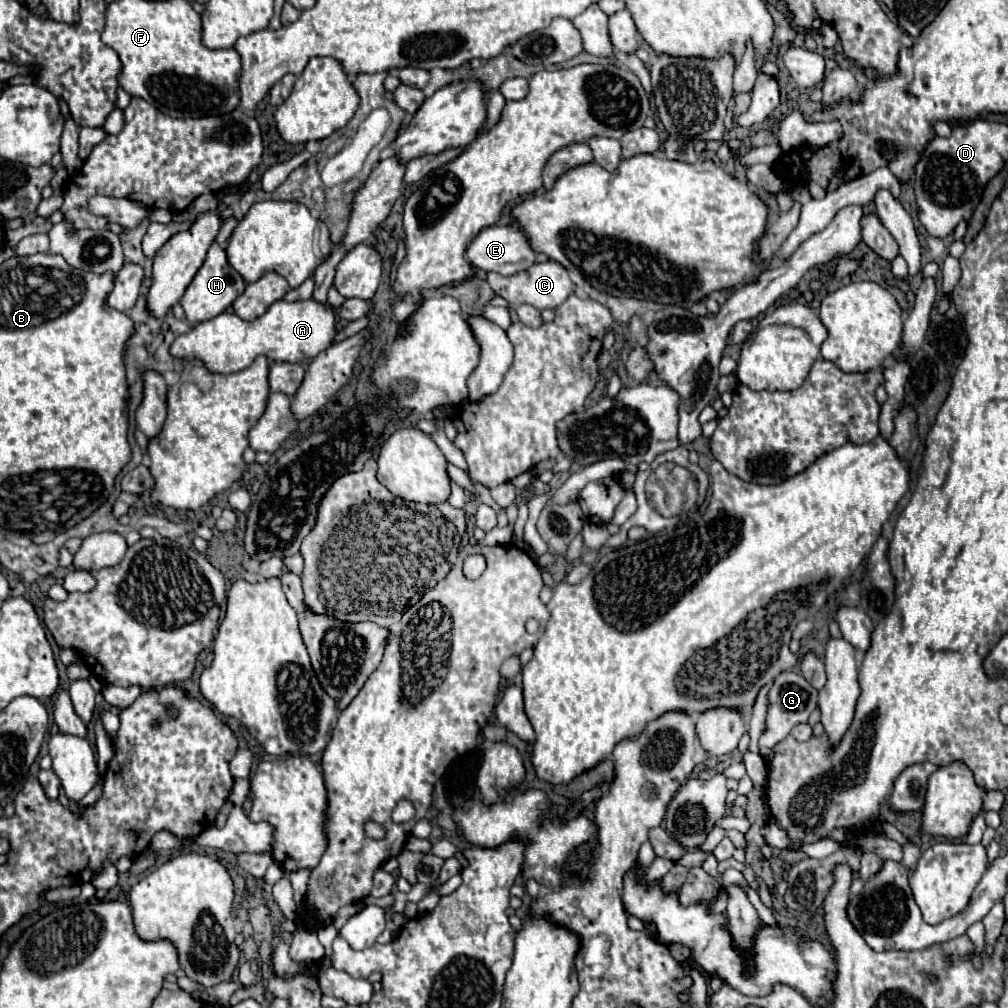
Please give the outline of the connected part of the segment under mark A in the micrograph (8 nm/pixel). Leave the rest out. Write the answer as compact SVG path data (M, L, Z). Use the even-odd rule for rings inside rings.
M280 299L256 321L242 321L236 313L220 313L210 321L198 323L172 343L170 355L176 359L198 359L210 373L240 371L258 355L264 355L268 361L310 363L310 359L332 345L334 333L334 313L326 305L312 299L294 303Z

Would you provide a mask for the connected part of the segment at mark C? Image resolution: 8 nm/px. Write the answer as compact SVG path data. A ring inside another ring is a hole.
M556 261L534 263L528 271L514 273L510 277L502 277L498 273L488 273L488 283L496 295L504 297L512 305L528 303L528 305L534 305L536 309L556 309L560 303L566 301L566 297L570 293L574 293L574 283L570 281L568 271Z

